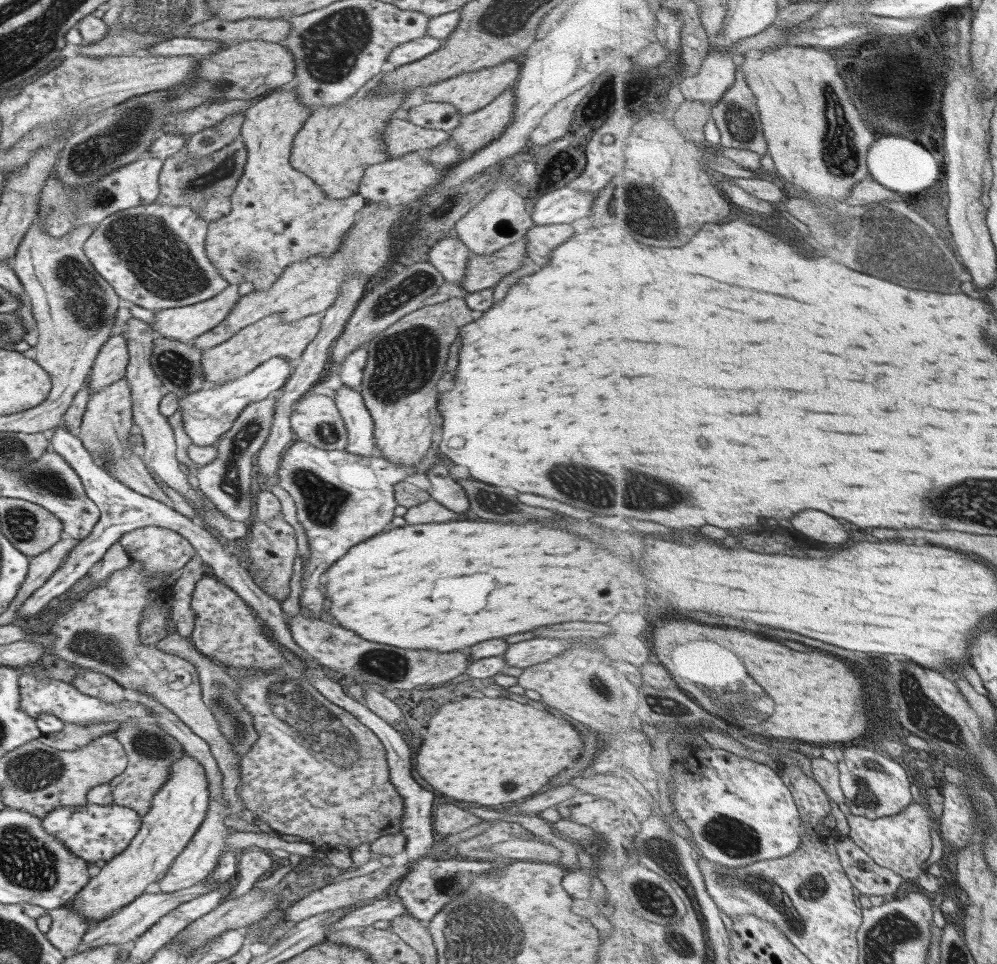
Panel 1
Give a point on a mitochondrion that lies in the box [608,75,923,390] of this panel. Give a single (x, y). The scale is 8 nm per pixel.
(839, 150)

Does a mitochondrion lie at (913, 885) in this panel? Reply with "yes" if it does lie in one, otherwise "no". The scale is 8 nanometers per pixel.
no

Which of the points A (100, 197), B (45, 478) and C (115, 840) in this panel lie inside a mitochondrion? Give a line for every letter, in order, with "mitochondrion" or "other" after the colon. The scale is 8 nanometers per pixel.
A: mitochondrion
B: mitochondrion
C: other

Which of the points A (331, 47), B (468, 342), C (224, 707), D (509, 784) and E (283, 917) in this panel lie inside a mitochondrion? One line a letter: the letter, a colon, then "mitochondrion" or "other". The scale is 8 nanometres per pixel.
A: mitochondrion
B: other
C: mitochondrion
D: mitochondrion
E: other

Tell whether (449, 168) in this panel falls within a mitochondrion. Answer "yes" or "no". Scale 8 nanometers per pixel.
no

